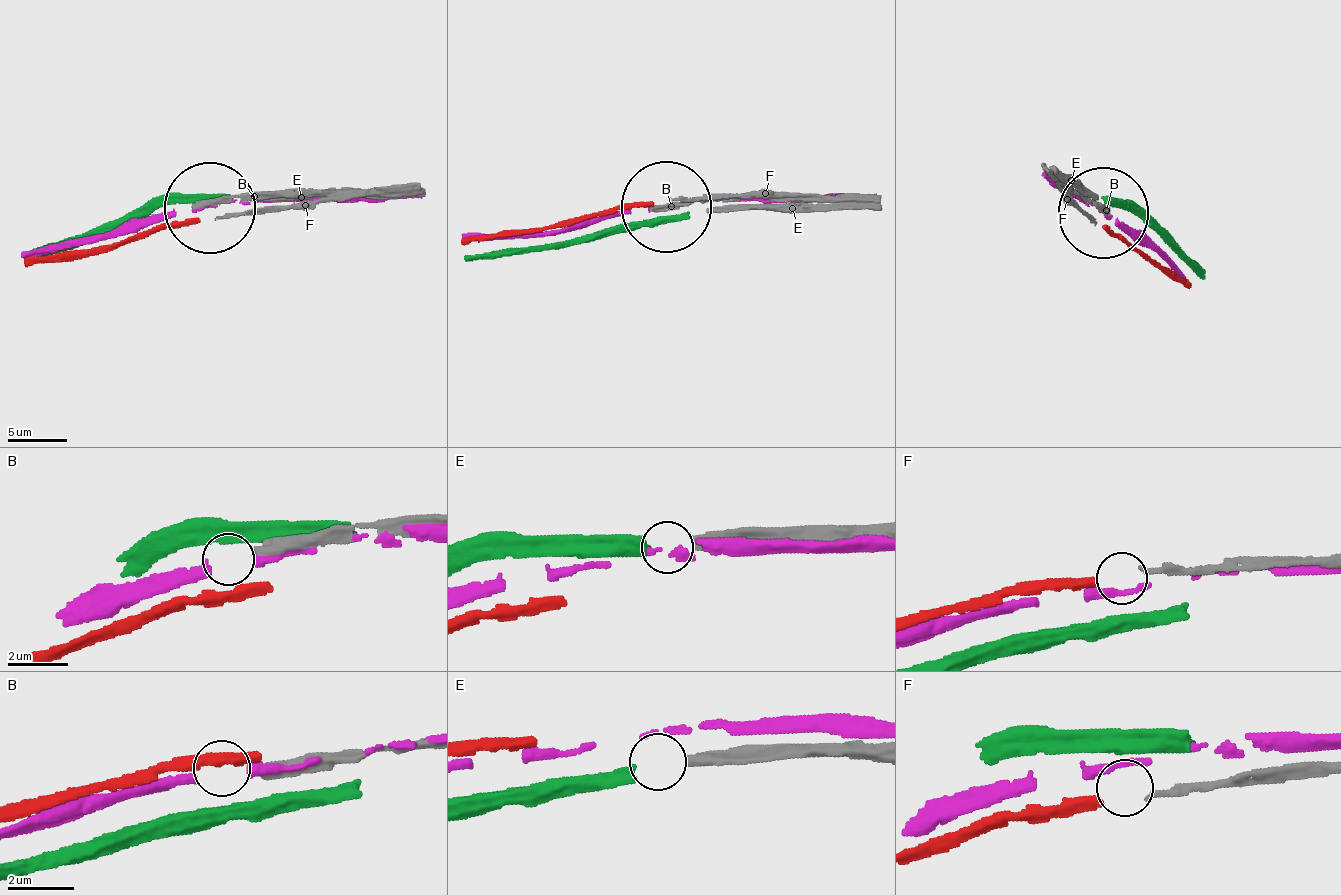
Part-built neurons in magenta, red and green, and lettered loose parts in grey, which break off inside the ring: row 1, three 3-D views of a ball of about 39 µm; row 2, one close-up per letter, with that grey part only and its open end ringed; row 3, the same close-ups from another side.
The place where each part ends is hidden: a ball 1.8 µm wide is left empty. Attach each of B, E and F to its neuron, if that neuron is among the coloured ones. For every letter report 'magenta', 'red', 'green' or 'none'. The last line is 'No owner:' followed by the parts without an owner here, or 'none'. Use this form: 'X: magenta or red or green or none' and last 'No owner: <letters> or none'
B: none
E: green
F: red
No owner: B

